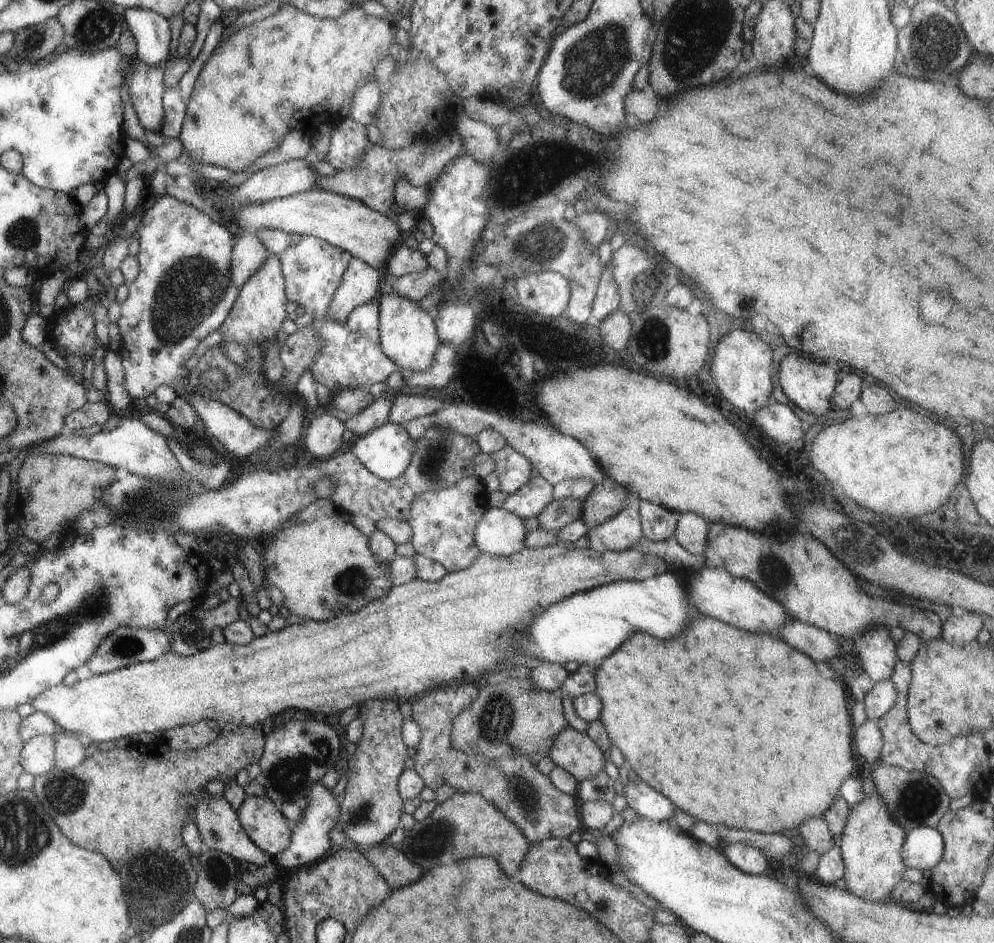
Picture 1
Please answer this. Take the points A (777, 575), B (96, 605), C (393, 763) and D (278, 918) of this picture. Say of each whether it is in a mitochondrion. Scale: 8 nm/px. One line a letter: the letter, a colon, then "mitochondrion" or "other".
A: mitochondrion
B: mitochondrion
C: other
D: other

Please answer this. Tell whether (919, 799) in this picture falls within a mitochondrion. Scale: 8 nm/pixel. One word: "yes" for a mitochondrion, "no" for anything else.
yes

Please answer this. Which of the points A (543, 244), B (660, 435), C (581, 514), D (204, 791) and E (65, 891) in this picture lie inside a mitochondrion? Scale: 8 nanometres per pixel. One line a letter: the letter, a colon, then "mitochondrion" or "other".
A: mitochondrion
B: other
C: other
D: other
E: other

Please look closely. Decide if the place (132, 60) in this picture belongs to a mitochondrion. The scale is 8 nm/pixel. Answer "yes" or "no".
no

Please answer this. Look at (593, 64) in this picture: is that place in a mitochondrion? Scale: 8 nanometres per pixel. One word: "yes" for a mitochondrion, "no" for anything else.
yes

